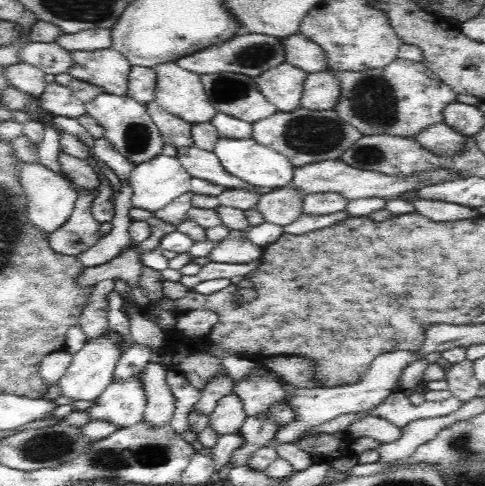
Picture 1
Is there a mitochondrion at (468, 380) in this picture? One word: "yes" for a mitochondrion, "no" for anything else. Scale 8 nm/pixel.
no

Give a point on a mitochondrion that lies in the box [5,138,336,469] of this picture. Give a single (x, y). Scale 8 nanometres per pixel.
(37, 447)

